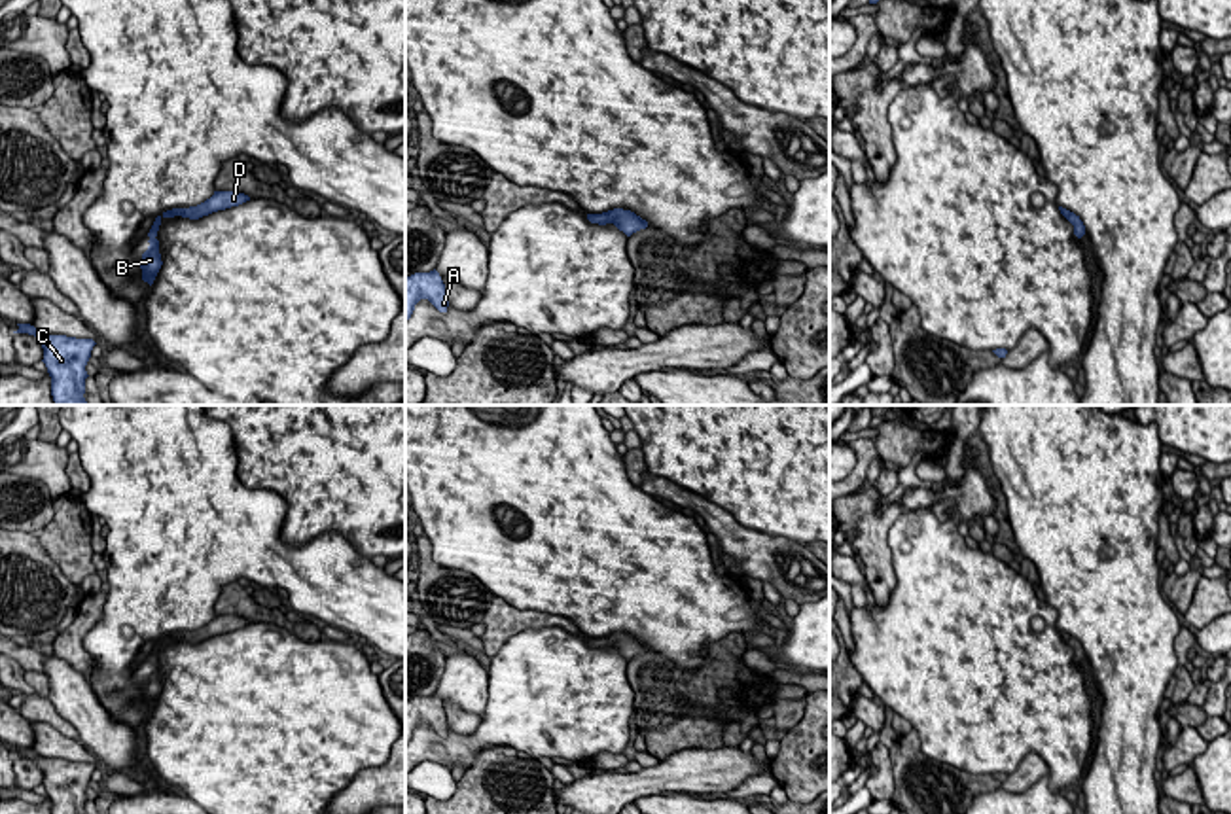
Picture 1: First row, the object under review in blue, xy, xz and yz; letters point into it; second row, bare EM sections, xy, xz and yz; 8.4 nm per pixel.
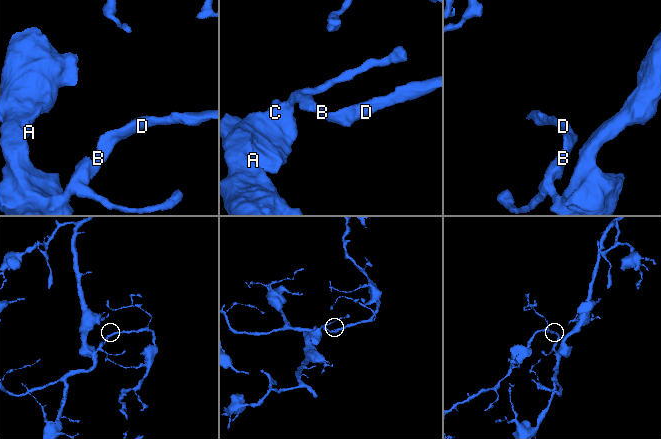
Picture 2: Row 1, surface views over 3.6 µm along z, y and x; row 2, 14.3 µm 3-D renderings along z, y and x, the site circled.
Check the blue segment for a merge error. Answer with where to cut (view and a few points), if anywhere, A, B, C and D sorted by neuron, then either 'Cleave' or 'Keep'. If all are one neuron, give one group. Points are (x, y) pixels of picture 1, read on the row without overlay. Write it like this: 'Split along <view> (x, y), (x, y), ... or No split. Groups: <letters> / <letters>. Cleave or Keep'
No split. Groups: A B C D. Keep

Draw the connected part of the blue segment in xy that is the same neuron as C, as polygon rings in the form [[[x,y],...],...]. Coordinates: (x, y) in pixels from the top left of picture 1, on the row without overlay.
[[[17,748],[13,757],[28,757],[38,763],[44,772],[44,787],[51,801],[51,814],[85,814],[89,801],[85,789],[91,774],[97,769],[93,763],[76,763],[66,759],[49,759],[38,755],[30,748]]]

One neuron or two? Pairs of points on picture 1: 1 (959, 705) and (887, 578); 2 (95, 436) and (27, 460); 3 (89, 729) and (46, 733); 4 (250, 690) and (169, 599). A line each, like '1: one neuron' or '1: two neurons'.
1: two neurons
2: two neurons
3: two neurons
4: two neurons

